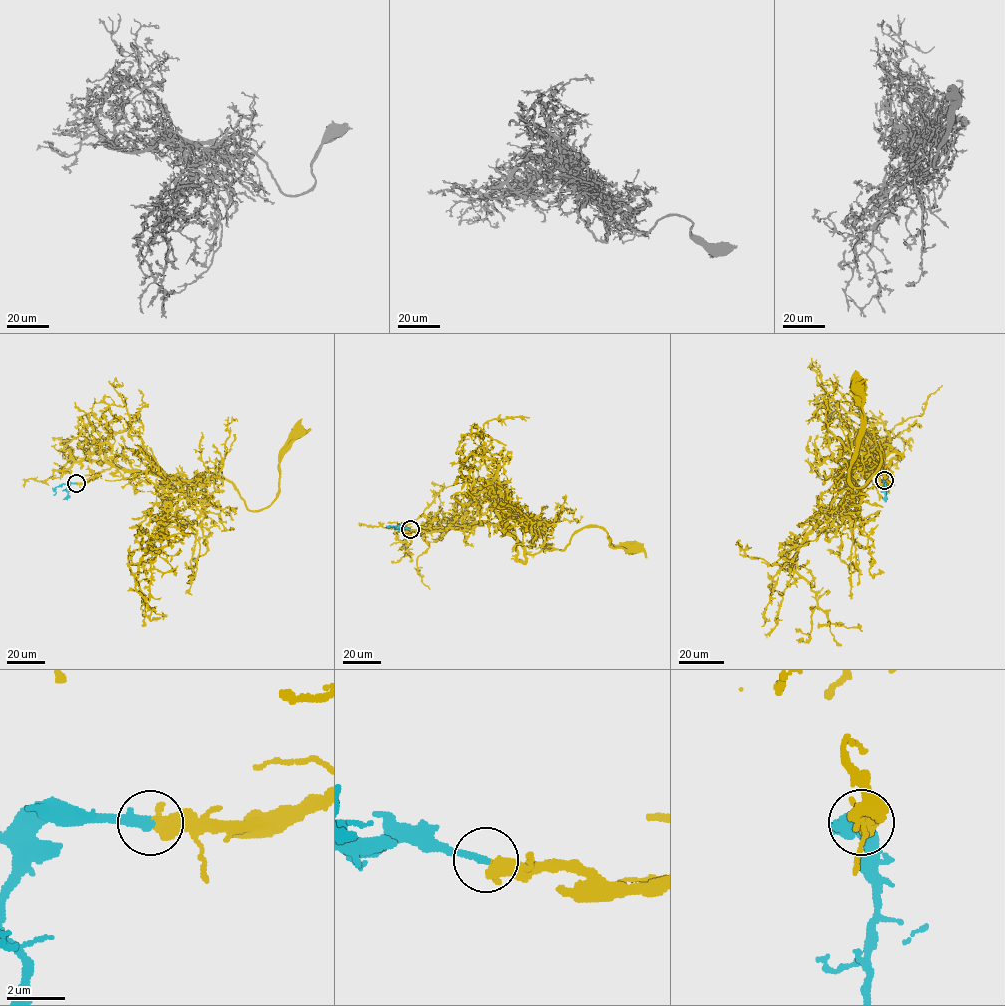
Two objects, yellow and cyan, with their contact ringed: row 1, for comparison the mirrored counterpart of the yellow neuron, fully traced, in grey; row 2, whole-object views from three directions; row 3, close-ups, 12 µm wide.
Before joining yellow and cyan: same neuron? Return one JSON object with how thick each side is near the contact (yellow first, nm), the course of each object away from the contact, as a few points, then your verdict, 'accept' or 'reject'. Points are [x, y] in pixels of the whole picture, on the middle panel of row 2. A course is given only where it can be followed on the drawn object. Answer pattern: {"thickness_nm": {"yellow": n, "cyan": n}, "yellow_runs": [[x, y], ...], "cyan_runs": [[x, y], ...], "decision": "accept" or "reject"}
{"thickness_nm": {"yellow": 500, "cyan": 320}, "yellow_runs": [[410, 529], [500, 525], [531, 554], [547, 546], [564, 549], [582, 528], [601, 527], [613, 545], [634, 548]], "cyan_runs": [[410, 529], [386, 526]], "decision": "accept"}

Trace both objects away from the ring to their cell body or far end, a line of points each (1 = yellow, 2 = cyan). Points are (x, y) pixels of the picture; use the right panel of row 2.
1: (884, 480), (877, 460), (861, 459), (882, 459), (884, 444), (869, 481), (851, 482), (858, 388)
2: (884, 480), (886, 498)

